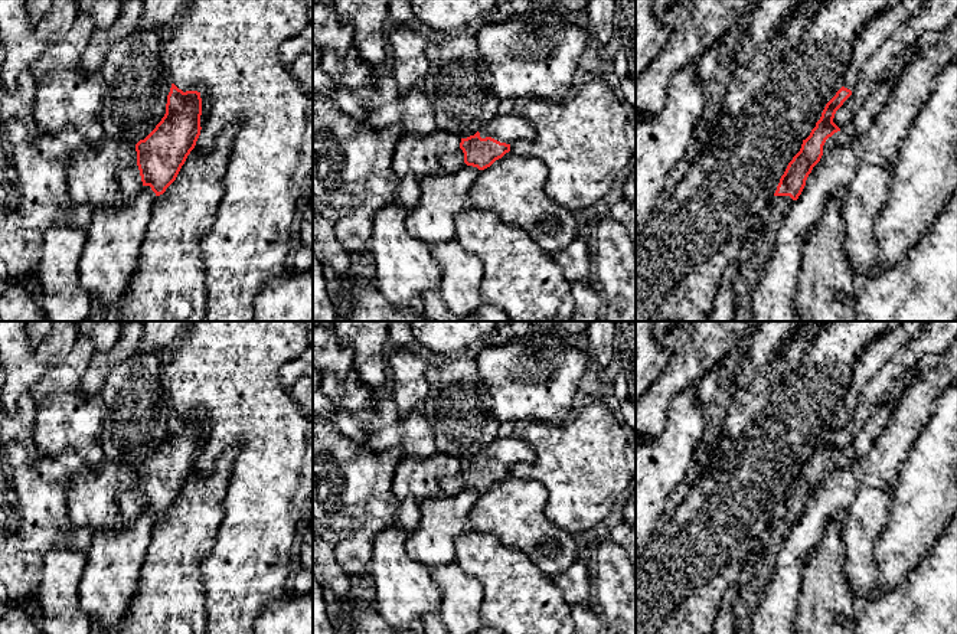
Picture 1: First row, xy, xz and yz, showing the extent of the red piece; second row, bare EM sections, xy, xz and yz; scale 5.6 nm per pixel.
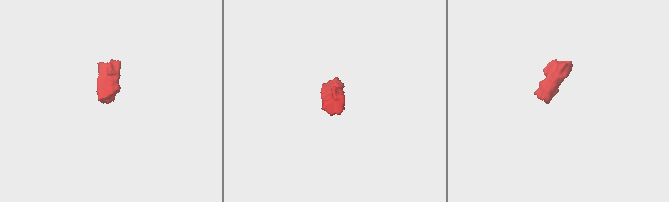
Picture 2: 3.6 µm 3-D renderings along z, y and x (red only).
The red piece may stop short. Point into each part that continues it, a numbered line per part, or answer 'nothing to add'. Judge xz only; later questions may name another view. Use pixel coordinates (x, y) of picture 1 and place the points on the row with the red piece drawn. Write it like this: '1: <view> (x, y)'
1: xz (513, 126)

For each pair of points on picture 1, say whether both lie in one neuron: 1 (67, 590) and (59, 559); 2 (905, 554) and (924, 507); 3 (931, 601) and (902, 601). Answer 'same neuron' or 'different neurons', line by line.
1: same neuron
2: same neuron
3: same neuron

